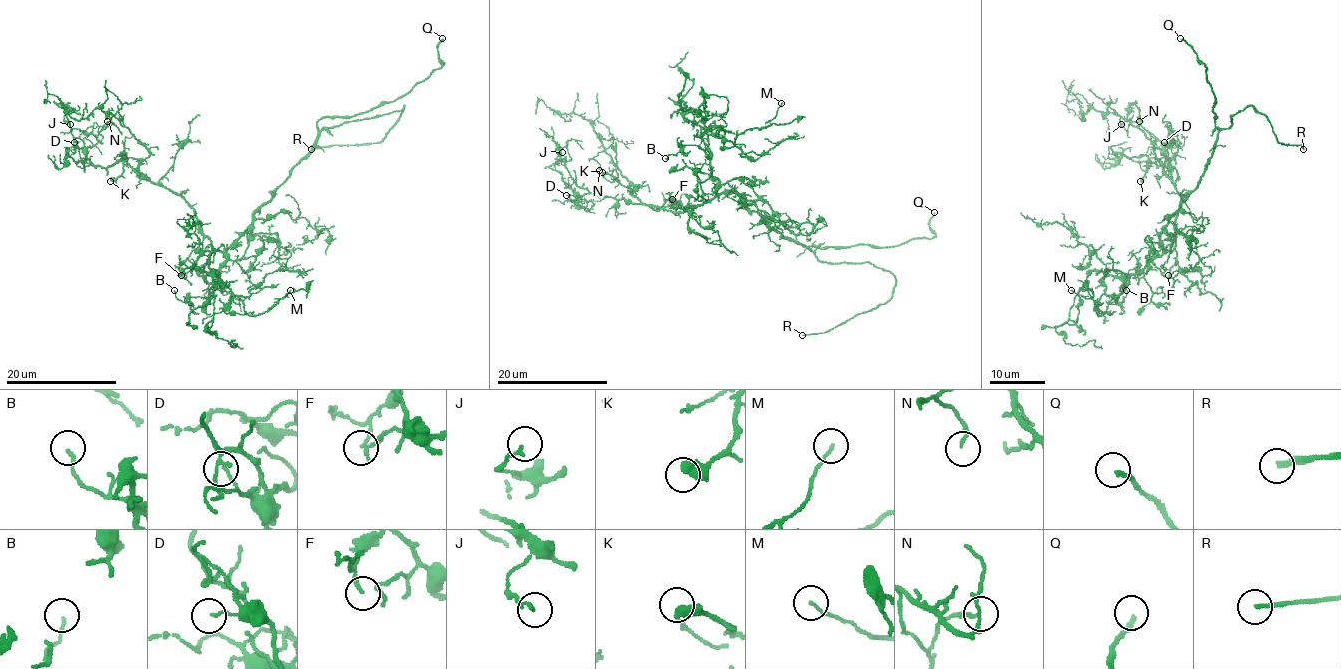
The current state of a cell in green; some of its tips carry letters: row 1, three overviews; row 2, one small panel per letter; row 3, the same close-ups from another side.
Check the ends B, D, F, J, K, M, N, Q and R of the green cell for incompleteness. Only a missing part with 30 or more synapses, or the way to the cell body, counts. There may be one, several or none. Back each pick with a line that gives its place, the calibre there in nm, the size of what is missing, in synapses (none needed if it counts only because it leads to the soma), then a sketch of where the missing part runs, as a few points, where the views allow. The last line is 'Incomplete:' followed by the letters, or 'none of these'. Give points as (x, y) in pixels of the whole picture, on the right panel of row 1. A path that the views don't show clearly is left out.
Q: (1180, 38) | 200 nm | 45 syn | (1180, 38), (1175, 31), (1155, 33), (1136, 49), (1096, 59), (1074, 58), (1049, 30), (1045, 11)
R: (1303, 149) | 200 nm | (1303, 149), (1306, 164), (1301, 175), (1298, 171), (1299, 167), (1310, 167)
Incomplete: Q, R

